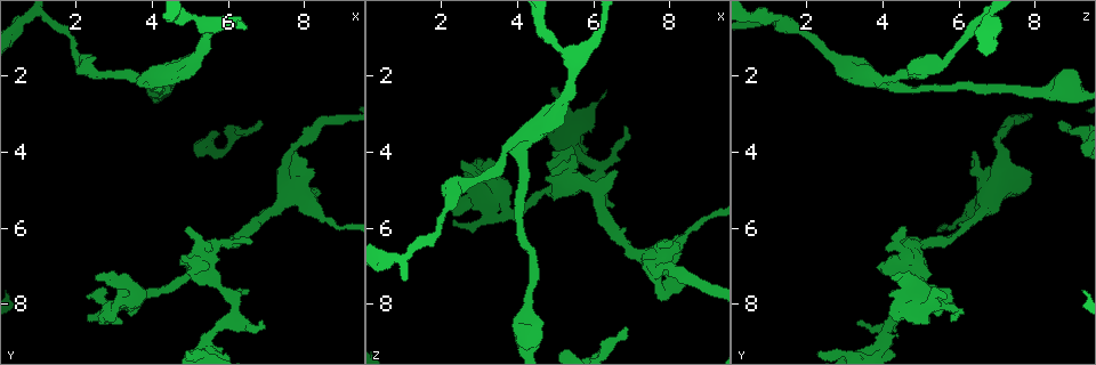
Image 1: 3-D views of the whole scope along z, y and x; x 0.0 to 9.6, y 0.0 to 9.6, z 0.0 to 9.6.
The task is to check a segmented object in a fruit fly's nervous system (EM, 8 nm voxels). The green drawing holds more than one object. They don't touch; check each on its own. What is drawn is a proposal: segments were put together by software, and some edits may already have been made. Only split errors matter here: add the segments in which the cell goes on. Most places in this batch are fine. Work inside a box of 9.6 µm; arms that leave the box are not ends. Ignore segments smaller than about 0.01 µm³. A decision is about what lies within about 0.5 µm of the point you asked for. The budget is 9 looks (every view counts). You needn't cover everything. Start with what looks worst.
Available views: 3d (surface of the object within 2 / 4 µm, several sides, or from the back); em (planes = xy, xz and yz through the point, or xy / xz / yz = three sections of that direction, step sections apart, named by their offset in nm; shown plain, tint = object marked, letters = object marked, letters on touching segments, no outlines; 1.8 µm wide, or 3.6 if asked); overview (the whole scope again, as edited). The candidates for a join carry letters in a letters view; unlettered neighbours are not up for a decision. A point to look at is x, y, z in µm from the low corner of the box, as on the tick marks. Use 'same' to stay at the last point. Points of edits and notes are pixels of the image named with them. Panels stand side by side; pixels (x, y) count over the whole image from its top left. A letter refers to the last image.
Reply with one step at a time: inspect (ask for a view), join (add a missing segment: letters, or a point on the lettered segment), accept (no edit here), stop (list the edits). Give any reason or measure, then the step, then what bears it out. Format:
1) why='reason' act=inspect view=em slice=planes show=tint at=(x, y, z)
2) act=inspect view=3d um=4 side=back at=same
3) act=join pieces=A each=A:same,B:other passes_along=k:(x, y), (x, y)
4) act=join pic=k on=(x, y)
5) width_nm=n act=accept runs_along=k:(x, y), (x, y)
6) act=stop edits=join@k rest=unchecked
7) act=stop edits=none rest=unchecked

why='thin end' act=inspect view=3d um=4 at=(6.90, 3.15, 8.65)

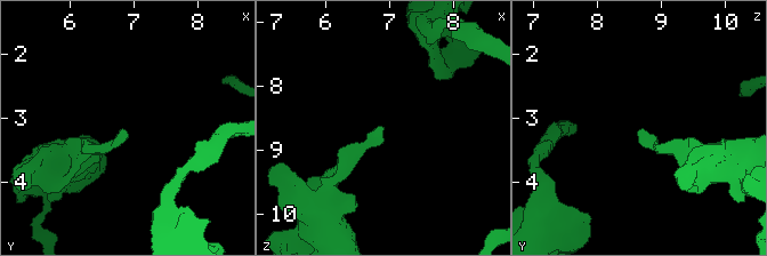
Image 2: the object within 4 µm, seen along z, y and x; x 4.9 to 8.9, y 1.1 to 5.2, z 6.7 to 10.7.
act=inspect view=em slice=yz step=8 show=letters at=(6.85, 3.20, 8.60)

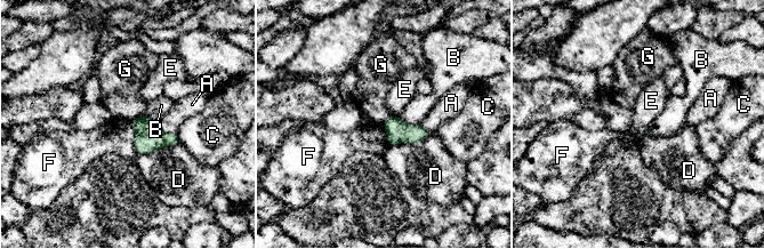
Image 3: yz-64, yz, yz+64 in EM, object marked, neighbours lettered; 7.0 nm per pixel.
act=accept each=A:other,B:other,C:other,D:other,E:other,F:other,G:other border=3:(144, 114), (133, 119) found='none of them fits'

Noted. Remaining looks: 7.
why='two arms in line, one across' act=inspect view=3d um=2 at=(4.10, 2.30, 4.20)

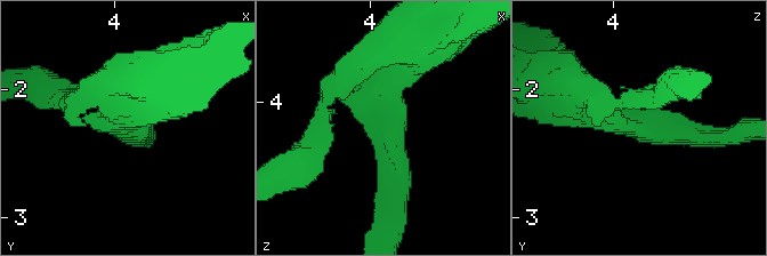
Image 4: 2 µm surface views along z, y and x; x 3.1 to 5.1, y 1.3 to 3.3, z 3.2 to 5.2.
act=inspect view=em slice=planes show=letters at=(4.14, 2.28, 4.16)

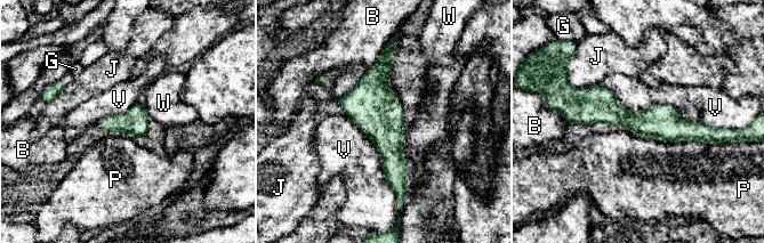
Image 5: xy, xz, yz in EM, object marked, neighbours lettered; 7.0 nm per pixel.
arms=3 act=accept each=B:other,G:other,J:other,P:other,V:other,W:other runs_along=5:(571, 115), (617, 113), (707, 134) found='no lettered segment goes on from it'

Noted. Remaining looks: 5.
why='sharp bend' act=inspect view=em slice=xy step=16 show=plain at=(2.20, 1.60, 5.15)

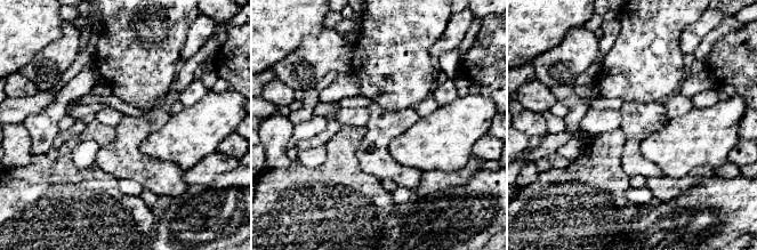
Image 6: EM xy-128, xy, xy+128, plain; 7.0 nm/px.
act=inspect view=em slice=xy step=16 show=letters at=same

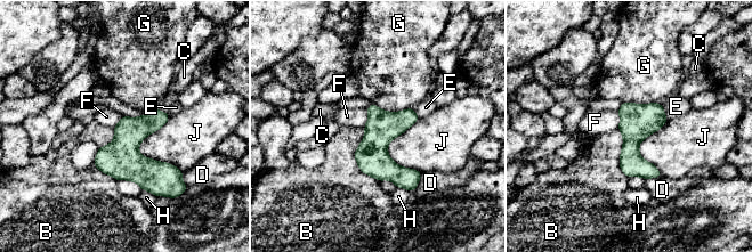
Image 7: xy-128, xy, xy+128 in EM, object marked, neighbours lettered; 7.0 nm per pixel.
width_nm=220 longest_contact=J:420nm act=accept each=B:other,C:other,D:other,E:other,F:other,G:other,H:other,J:other found='no lettered segment goes on from it'

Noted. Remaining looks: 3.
why='thin end' act=inspect view=em slice=xy step=16 show=plain at=(6.80, 8.50, 3.35)

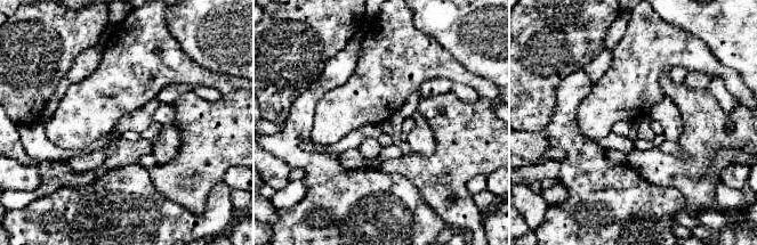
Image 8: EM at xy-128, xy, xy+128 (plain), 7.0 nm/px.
why='what lies round it' act=inspect view=em slice=xy step=16 show=letters at=same

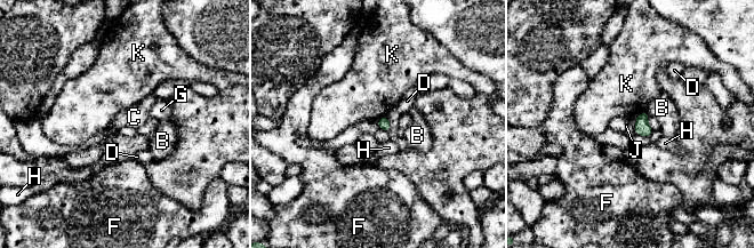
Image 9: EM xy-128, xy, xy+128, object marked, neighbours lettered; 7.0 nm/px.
act=accept each=B:other,C:other,D:other,F:other,G:other,H:other,J:other,K:other border=9:(385, 116), (377, 121) found='none of them fits'

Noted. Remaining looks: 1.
act=stop edits=none rest=unchecked

